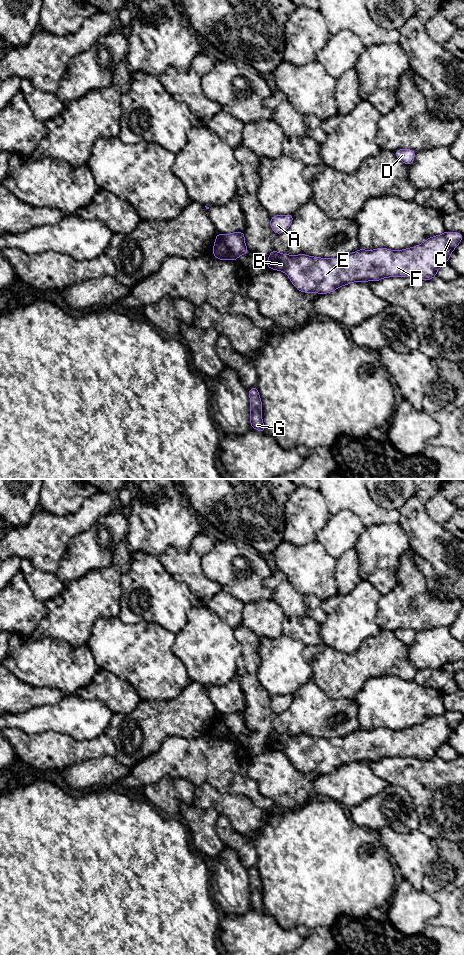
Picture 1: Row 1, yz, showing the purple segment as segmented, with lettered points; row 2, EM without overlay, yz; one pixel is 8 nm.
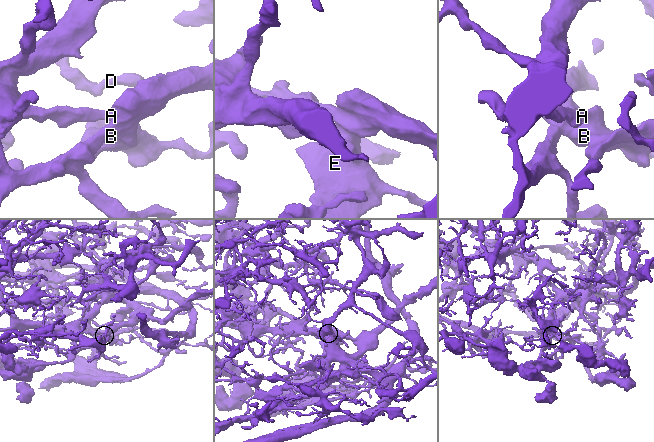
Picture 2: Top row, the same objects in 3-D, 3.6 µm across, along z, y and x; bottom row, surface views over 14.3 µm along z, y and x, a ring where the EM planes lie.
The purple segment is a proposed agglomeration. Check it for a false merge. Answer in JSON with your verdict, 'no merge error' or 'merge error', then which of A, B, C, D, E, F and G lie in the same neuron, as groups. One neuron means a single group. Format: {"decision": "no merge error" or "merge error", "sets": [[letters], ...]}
{"decision": "merge error", "sets": [["A", "D", "G"], ["B", "C", "E", "F"]]}

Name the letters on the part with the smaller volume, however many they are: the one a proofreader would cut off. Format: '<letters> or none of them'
B, C, E, F

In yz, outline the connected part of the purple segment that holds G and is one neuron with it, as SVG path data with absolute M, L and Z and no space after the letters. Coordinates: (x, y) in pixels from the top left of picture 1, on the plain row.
M256 866L248 870L250 878L250 906L256 911L265 912L266 908L262 900L262 881Z

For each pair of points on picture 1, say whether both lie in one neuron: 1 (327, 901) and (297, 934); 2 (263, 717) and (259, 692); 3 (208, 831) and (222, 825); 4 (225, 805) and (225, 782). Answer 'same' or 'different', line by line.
1: different
2: same
3: different
4: different

